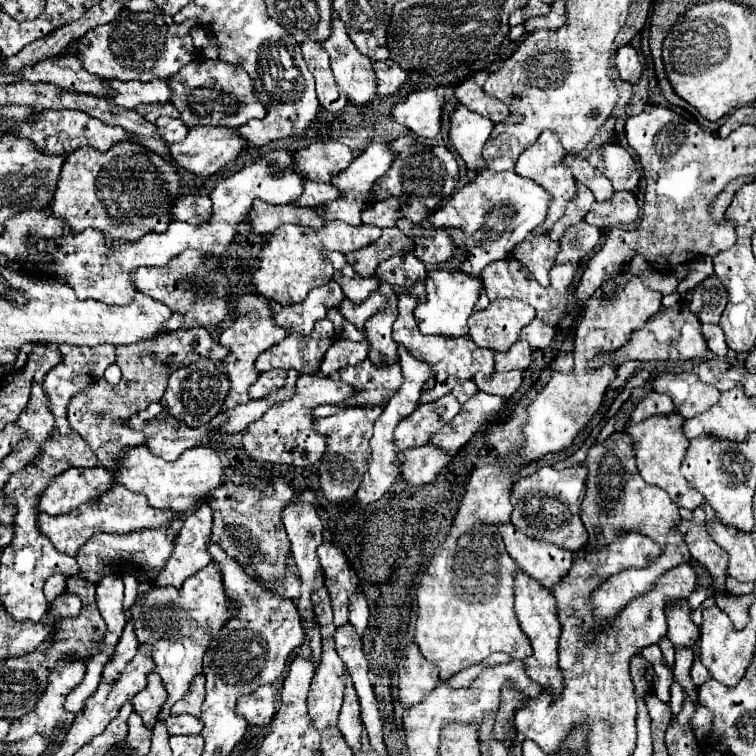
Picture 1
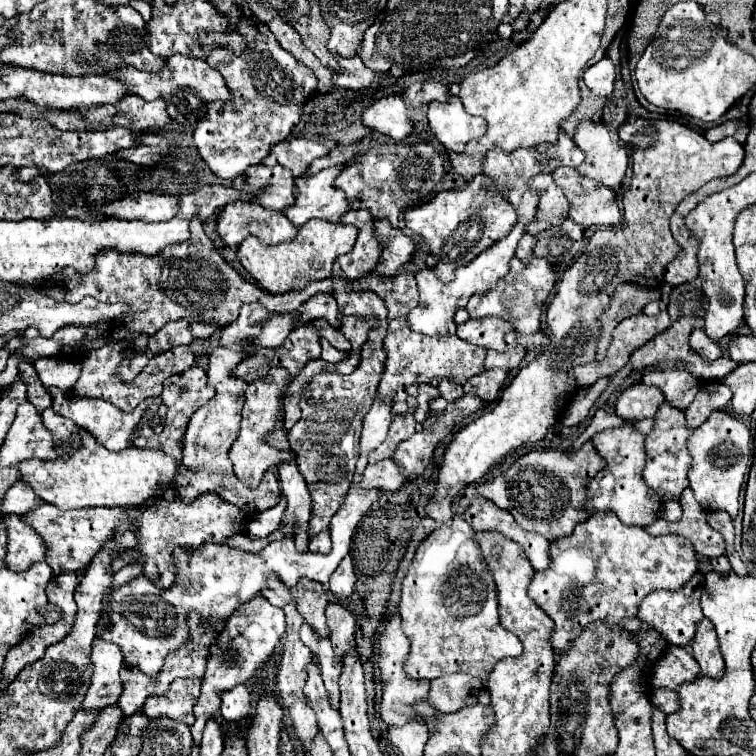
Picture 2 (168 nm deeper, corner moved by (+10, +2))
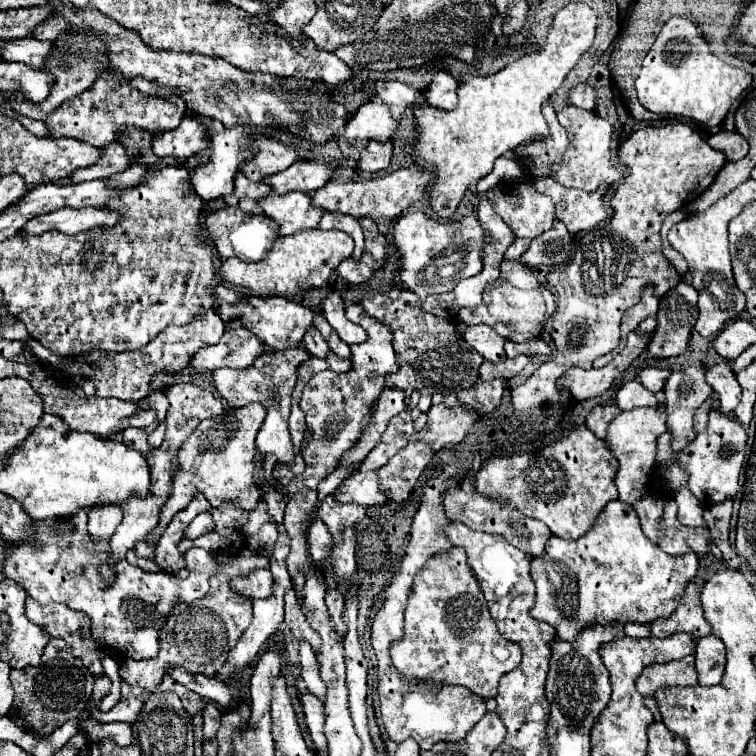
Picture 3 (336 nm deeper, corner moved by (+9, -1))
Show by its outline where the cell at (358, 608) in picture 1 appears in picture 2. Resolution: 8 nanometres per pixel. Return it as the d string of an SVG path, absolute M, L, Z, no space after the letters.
M345 556L339 564L339 568L331 574L331 580L329 580L329 588L331 592L339 598L339 600L345 600L353 594L353 586L355 586L355 572L353 572L353 562L351 562L351 556Z

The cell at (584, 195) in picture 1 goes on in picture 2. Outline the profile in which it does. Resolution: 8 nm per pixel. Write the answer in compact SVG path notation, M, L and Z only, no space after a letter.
M537 174L535 178L529 180L529 186L537 186L539 192L539 206L535 220L525 226L525 232L537 236L541 230L549 226L557 226L567 218L569 212L569 202L557 186L553 186L551 174Z

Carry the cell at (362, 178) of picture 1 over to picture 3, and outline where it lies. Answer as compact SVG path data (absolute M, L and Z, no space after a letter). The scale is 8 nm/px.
M290 191L286 195L270 195L262 197L258 203L268 217L272 217L280 225L280 235L292 235L302 229L318 227L322 213L326 209L318 209L308 193Z

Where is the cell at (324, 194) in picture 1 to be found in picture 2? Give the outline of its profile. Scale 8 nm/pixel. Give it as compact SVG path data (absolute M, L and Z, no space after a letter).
M263 164L251 166L243 172L241 180L235 180L235 188L253 194L255 202L267 210L283 210L295 202L293 174L281 166L267 168Z

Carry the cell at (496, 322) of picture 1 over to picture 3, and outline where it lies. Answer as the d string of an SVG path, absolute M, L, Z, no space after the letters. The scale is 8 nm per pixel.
M474 325L468 327L464 333L464 341L474 347L484 359L492 361L492 363L500 363L506 359L504 353L504 343L506 339L502 339L492 327L488 325Z

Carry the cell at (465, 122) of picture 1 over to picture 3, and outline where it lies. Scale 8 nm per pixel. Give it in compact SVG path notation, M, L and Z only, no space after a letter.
M440 71L436 73L436 77L432 79L428 93L426 93L426 101L430 107L442 109L442 111L450 111L458 105L456 101L456 87L458 83L454 81L454 77L448 71Z

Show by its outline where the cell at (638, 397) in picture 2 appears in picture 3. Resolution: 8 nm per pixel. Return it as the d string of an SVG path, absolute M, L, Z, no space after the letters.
M634 379L634 381L628 381L628 383L622 385L622 389L616 395L616 405L622 411L630 411L634 407L654 407L654 409L660 409L662 401L652 391L646 391L640 381Z

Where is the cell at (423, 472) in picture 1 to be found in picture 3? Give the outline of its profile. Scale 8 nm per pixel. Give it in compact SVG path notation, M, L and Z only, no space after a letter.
M358 471L352 477L344 479L336 491L340 503L358 503L358 505L376 505L384 503L388 497L382 493L376 471Z

